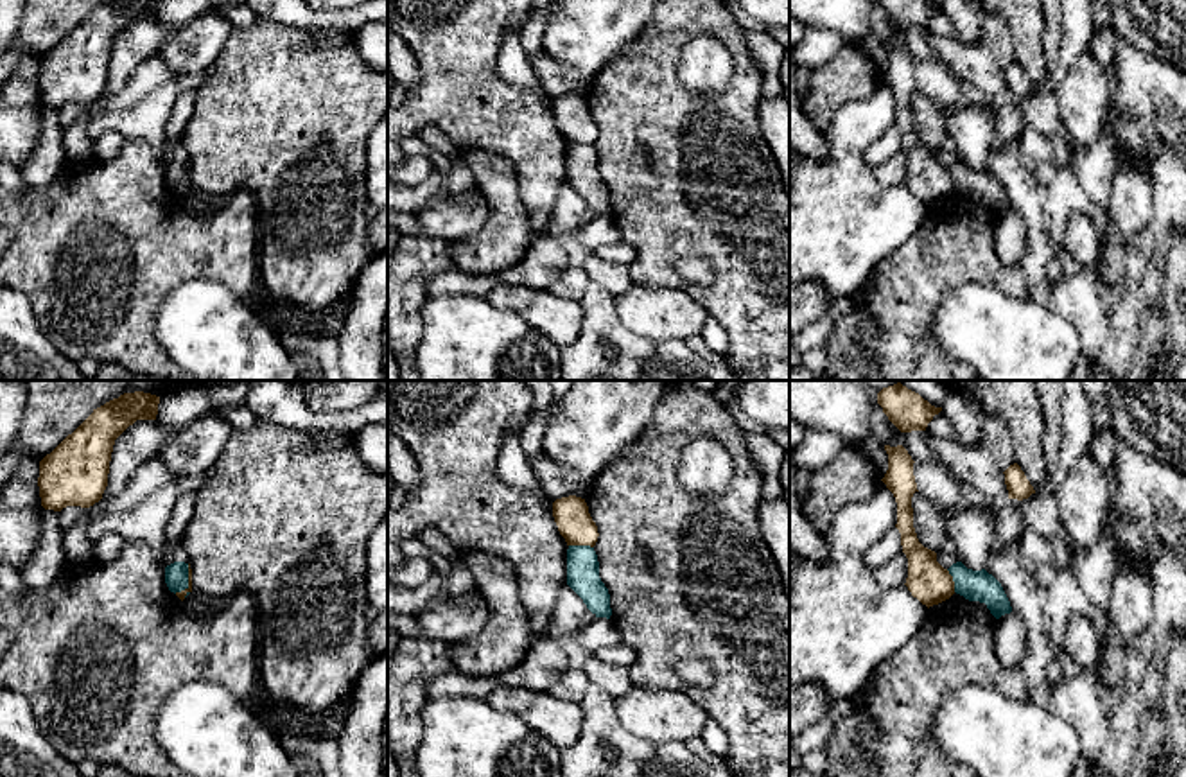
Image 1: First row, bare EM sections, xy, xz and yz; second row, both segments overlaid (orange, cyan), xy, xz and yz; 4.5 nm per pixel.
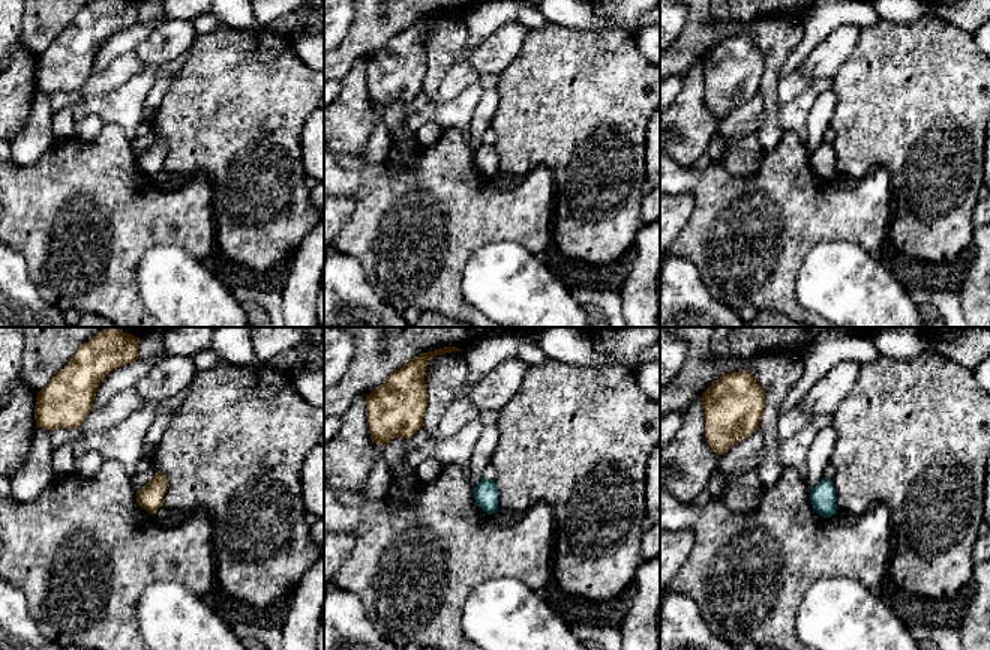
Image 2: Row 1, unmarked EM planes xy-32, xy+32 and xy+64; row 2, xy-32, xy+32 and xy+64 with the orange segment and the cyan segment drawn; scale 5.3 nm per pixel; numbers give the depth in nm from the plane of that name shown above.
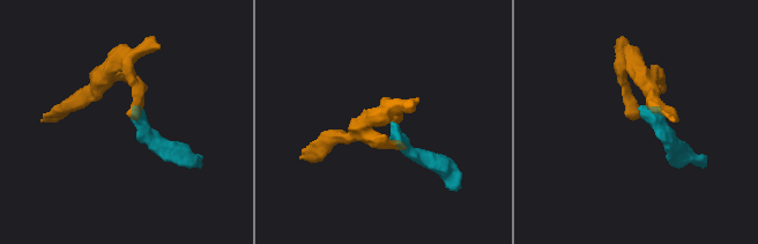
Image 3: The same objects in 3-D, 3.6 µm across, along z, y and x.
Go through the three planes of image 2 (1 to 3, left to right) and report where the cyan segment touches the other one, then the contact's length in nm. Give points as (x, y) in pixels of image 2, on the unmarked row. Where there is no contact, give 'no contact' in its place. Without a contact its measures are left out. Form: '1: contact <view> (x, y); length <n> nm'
1: contact xy-32 (143, 152); length 40 nm
2: no contact
3: no contact

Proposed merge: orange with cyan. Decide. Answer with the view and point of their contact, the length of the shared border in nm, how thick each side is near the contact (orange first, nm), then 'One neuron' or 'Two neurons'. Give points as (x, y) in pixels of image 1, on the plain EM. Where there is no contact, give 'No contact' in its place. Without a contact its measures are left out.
Touches orange at xz (582, 142). Shared border 110 nm. Thickness 160 nm (orange) against 140 nm. Two neurons

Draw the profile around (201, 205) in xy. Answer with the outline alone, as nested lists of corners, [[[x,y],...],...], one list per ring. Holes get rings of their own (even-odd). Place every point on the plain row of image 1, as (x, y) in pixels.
[[[190,190],[183,197],[183,205],[190,215],[196,217],[210,217],[222,210],[228,203],[228,197],[215,197],[208,194],[199,194],[197,190]]]

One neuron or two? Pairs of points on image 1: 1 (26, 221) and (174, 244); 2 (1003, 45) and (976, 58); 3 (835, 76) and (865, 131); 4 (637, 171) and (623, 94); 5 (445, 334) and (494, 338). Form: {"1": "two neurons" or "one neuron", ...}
{"1": "one neuron", "2": "two neurons", "3": "two neurons", "4": "one neuron", "5": "one neuron"}

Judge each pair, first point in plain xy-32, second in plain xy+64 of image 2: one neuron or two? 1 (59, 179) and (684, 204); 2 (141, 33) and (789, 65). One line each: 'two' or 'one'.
1: two
2: two

